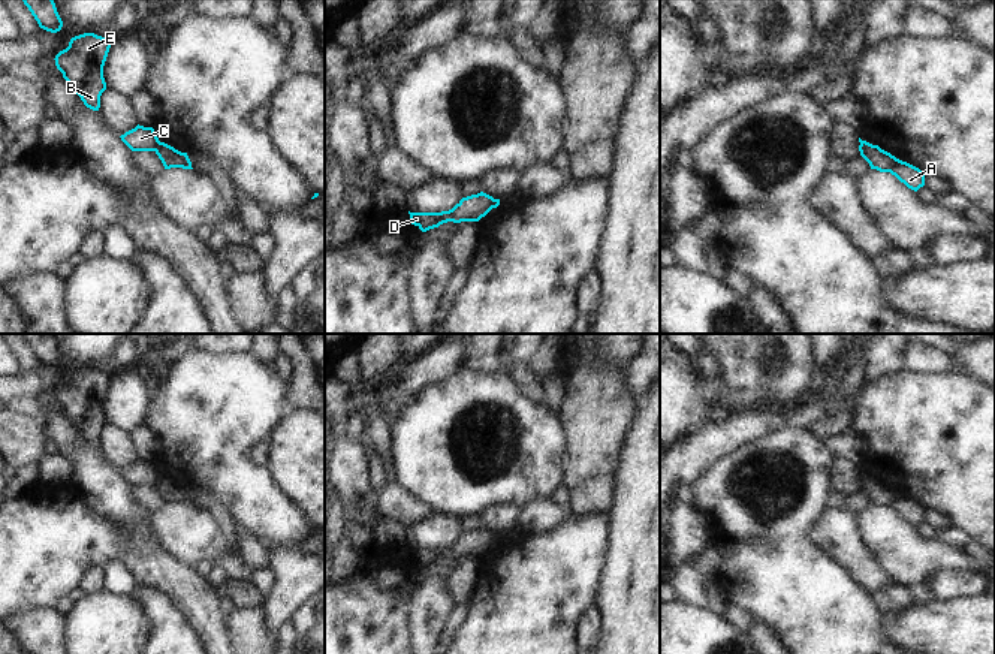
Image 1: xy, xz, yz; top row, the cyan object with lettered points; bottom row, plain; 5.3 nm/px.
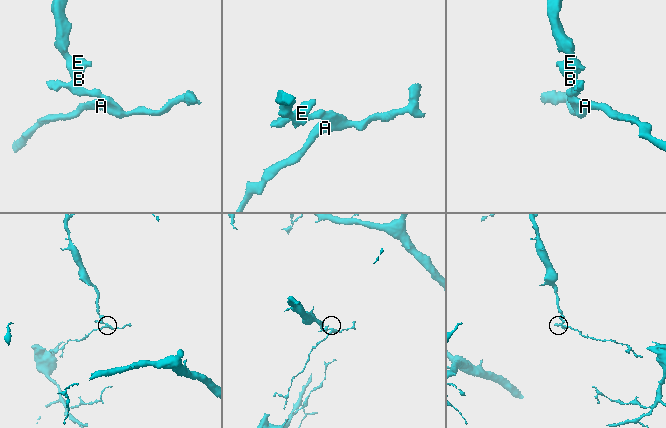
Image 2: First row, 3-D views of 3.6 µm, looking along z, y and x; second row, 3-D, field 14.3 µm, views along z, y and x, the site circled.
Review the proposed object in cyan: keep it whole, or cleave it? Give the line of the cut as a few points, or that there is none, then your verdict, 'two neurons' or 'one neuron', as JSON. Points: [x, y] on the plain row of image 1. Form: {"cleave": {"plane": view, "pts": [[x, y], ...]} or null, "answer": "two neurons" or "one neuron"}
{"cleave": {"plane": "xy", "pts": [[159, 476], [153, 485]]}, "answer": "two neurons"}

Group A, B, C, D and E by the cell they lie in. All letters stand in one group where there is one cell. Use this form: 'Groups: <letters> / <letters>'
Groups: A / B C D E.

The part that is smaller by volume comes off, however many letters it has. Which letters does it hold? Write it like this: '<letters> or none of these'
A

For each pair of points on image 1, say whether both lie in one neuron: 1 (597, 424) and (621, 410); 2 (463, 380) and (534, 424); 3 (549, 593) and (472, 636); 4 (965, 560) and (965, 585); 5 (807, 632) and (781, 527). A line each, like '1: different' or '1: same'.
1: same
2: same
3: same
4: different
5: same

